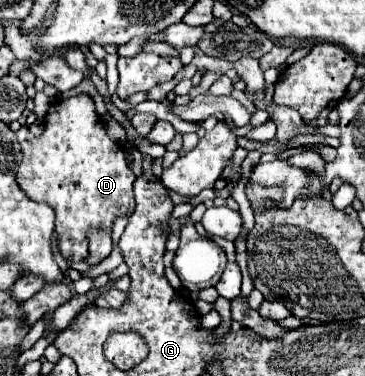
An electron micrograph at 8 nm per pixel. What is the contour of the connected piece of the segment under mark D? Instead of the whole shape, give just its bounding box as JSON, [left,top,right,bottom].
[17,93,135,263]

